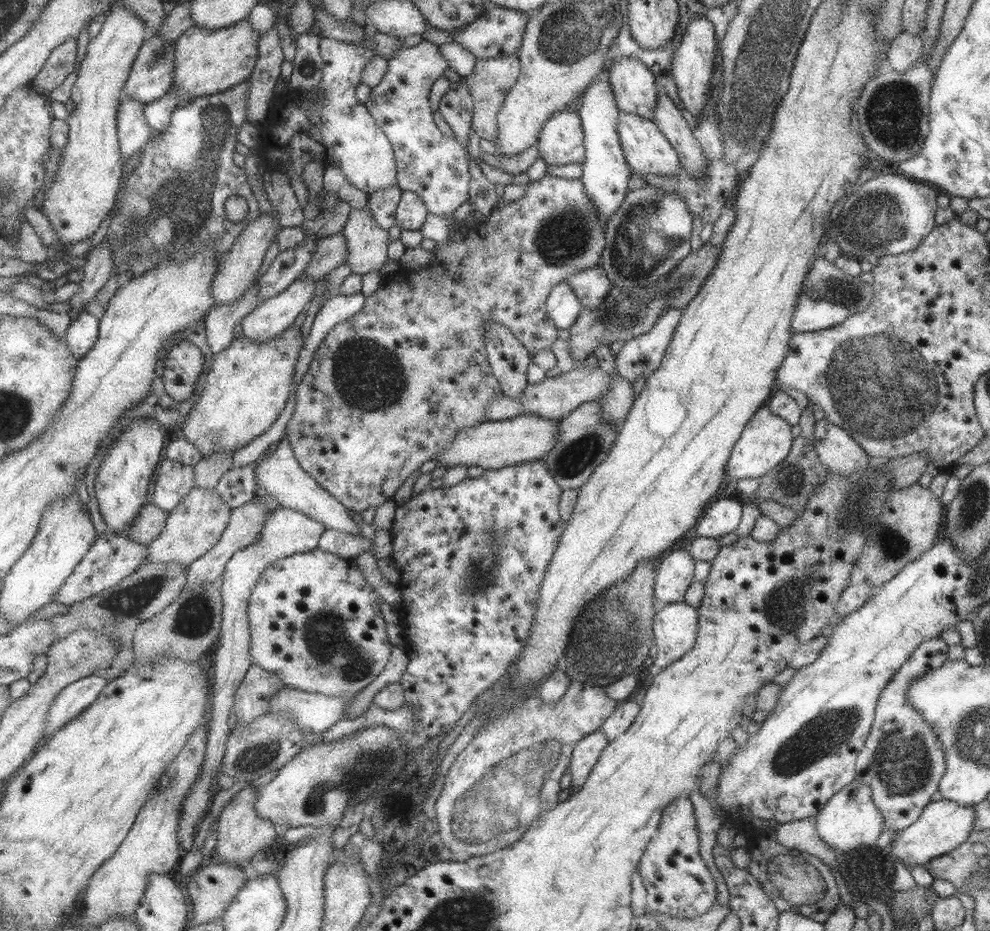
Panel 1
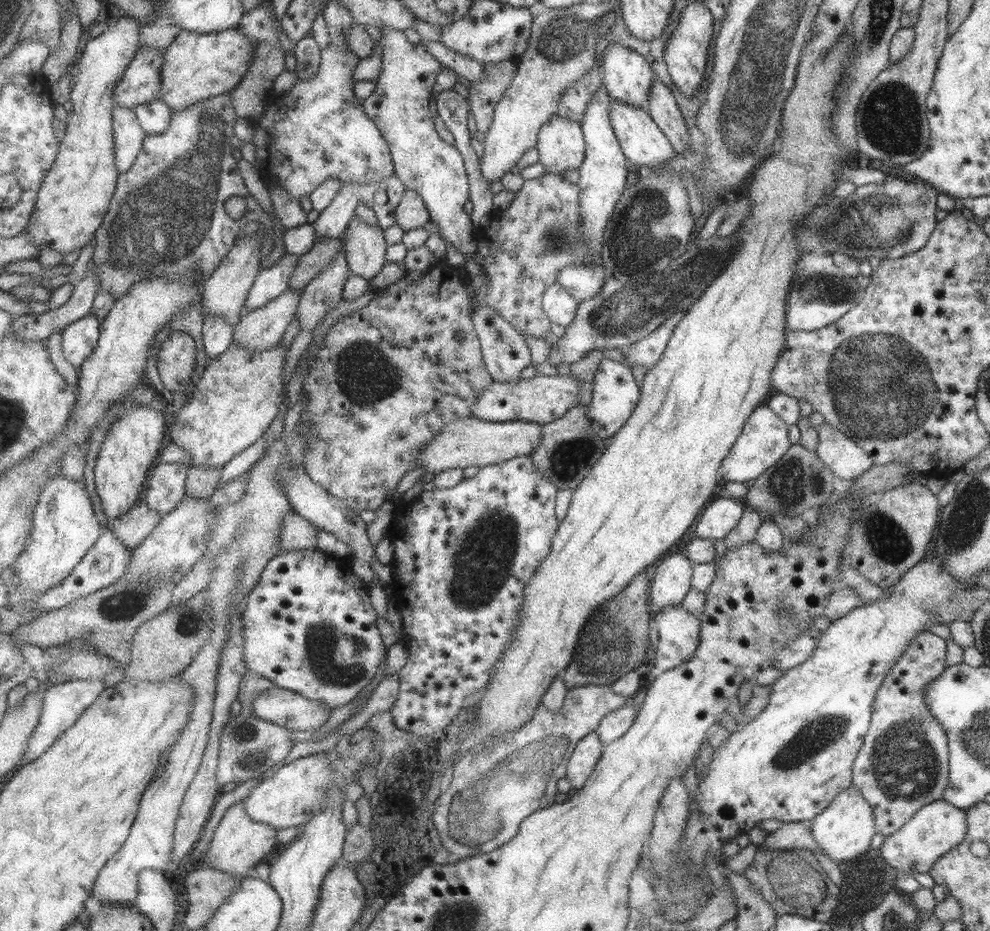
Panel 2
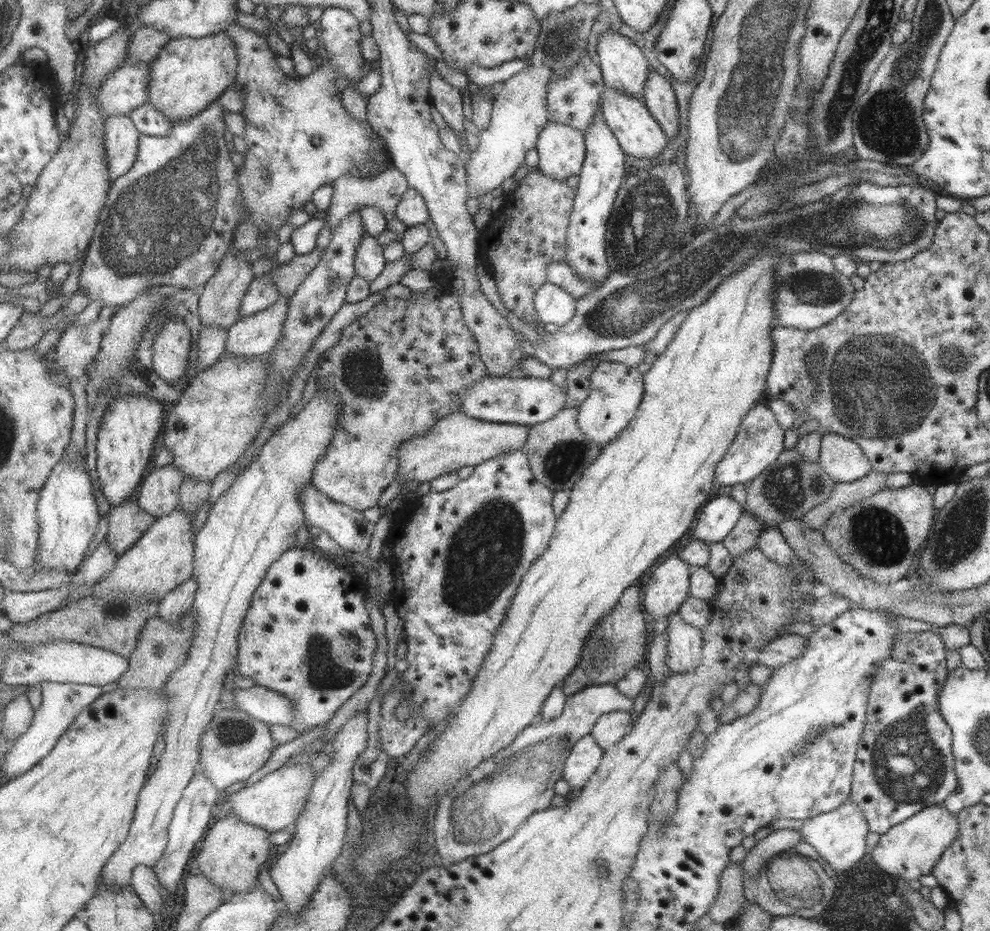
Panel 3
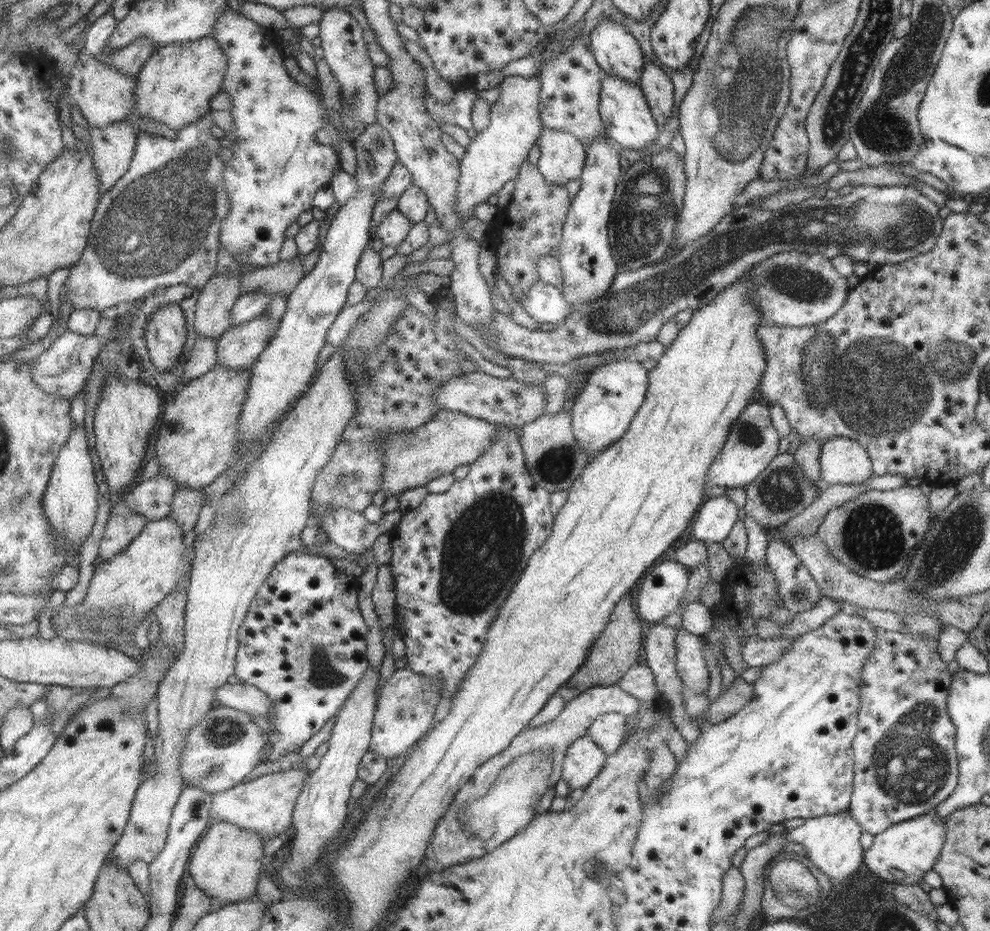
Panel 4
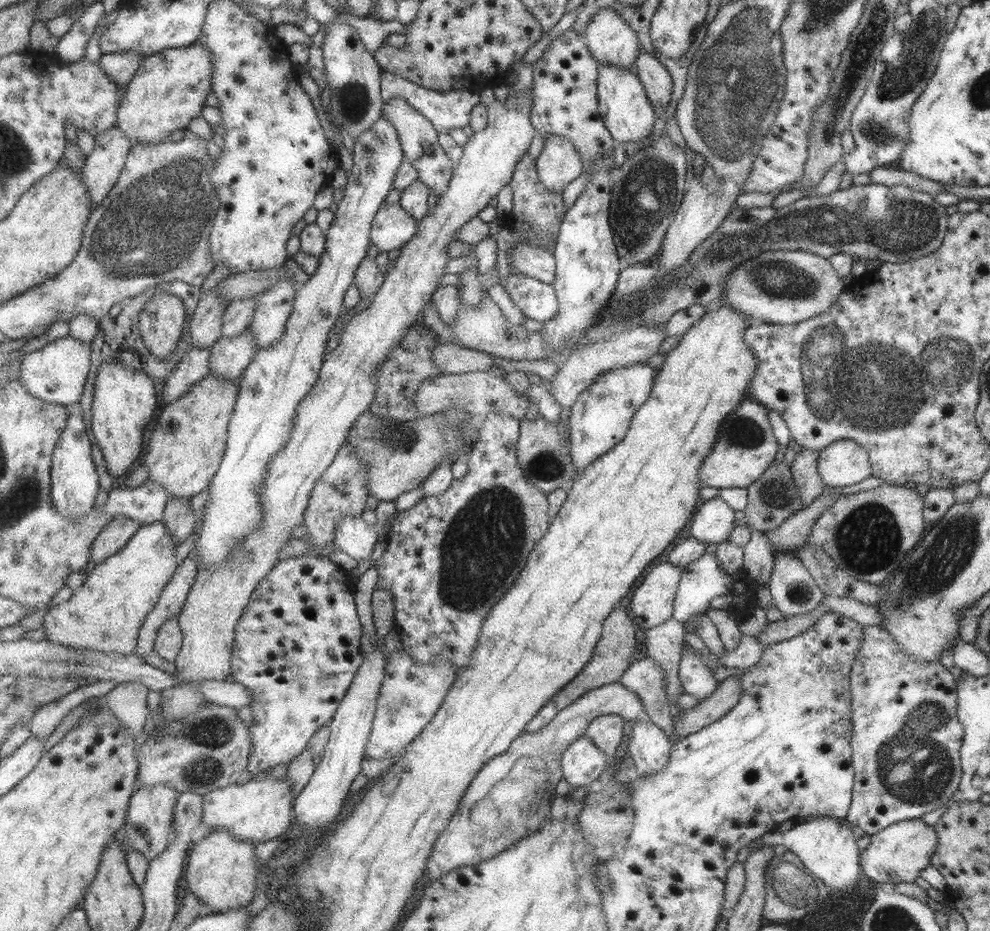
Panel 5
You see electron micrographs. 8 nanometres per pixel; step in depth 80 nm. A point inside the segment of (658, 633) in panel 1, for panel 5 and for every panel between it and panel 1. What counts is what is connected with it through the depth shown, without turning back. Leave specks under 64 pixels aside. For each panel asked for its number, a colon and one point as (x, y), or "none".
2: (678, 630)
3: (683, 642)
4: (689, 663)
5: (694, 675)

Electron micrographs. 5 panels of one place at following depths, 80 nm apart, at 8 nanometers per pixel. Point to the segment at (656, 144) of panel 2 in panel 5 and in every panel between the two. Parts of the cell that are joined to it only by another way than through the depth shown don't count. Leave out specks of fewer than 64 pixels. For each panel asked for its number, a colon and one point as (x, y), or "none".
3: (637, 132)
4: (626, 118)
5: (627, 114)

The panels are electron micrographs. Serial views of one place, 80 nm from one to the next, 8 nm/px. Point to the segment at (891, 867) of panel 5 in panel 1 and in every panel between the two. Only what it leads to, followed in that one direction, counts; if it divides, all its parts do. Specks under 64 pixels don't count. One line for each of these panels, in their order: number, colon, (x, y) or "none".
1: (943, 825)
2: (936, 827)
3: (909, 850)
4: (903, 853)

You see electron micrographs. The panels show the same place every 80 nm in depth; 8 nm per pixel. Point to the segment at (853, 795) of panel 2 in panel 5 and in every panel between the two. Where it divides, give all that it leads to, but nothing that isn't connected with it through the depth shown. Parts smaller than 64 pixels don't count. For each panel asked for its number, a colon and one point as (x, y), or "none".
3: (838, 837)
4: (831, 843)
5: (827, 849)

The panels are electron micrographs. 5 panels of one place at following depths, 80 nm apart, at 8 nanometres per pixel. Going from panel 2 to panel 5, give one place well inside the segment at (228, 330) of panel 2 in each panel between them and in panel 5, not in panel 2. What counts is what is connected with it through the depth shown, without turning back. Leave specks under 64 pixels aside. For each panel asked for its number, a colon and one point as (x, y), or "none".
3: (212, 342)
4: (204, 357)
5: (196, 365)

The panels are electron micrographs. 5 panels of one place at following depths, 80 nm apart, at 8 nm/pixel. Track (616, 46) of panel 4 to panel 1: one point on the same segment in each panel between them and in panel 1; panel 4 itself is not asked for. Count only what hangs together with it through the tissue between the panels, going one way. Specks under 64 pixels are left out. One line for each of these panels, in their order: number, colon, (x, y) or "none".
1: (634, 89)
2: (627, 77)
3: (623, 66)

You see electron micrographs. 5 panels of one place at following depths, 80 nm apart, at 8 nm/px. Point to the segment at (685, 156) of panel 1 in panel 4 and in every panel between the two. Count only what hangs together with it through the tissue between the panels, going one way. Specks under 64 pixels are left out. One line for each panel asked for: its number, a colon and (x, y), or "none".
2: (661, 107)
3: (658, 96)
4: (658, 91)

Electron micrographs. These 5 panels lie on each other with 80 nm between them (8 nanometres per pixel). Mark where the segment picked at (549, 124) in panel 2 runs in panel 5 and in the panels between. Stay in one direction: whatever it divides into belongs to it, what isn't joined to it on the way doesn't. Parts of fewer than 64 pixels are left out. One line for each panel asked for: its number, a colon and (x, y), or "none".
3: (560, 148)
4: (561, 159)
5: (558, 163)

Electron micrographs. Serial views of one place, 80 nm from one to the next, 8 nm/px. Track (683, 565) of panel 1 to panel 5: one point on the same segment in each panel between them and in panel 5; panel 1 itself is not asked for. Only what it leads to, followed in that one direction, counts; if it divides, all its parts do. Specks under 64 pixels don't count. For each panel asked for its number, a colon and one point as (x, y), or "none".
2: (671, 582)
3: (665, 589)
4: (661, 590)
5: (652, 603)

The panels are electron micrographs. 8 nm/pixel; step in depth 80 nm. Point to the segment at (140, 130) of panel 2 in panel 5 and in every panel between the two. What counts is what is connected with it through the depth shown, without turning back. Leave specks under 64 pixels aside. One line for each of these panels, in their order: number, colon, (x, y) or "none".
3: (122, 141)
4: (115, 145)
5: (105, 164)

